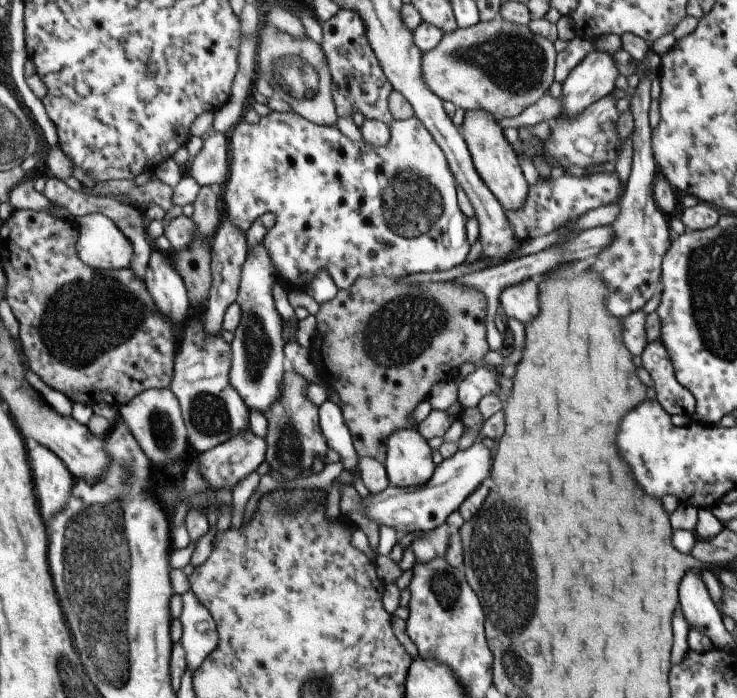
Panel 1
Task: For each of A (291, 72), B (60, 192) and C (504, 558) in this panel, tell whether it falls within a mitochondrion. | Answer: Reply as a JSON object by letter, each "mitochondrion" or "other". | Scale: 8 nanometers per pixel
{"A":"mitochondrion","B":"other","C":"mitochondrion"}

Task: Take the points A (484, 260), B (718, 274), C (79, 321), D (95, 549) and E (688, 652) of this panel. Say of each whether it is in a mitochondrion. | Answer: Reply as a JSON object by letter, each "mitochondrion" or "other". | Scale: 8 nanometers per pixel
{"A":"other","B":"mitochondrion","C":"mitochondrion","D":"mitochondrion","E":"other"}

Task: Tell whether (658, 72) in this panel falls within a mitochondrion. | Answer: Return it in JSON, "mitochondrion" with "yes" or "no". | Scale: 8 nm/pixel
{"mitochondrion":"no"}

